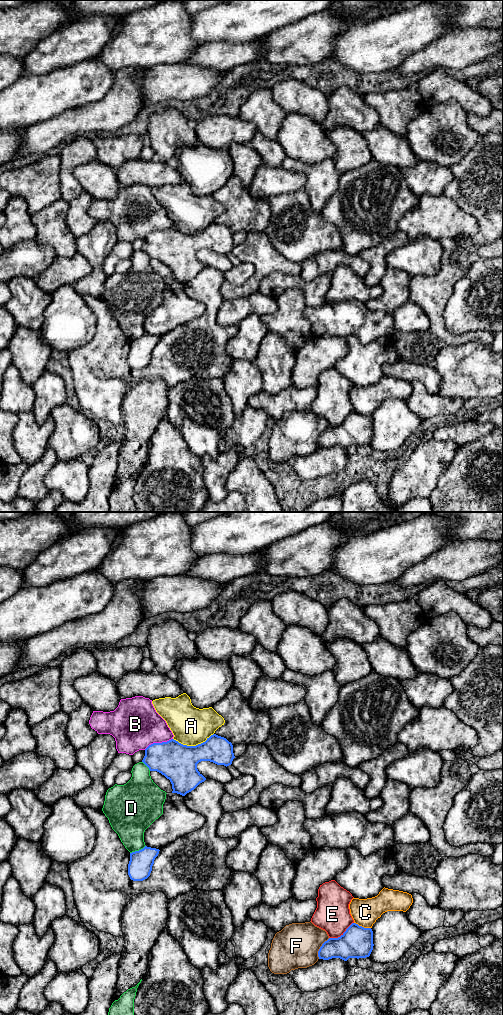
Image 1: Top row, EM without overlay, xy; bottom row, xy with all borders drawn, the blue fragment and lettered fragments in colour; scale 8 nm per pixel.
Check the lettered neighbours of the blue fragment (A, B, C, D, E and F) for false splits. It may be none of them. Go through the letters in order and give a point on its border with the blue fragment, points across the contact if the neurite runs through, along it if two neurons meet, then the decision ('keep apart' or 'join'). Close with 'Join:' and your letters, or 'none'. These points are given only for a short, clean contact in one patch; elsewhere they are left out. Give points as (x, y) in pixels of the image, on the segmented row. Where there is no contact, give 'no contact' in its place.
A: contact xy (193, 746); keep apart
B: contact xy (158, 743); keep apart
C: contact xy (361, 926); keep apart
D: contact xy (137, 851); keep apart
E: contact xy (341, 935); keep apart
F: contact xy (320, 948); keep apart
Join: none

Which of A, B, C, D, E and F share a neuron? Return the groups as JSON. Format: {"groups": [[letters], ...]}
{"groups": [["A"], ["B"], ["C"], ["D"], ["E"], ["F"]]}

